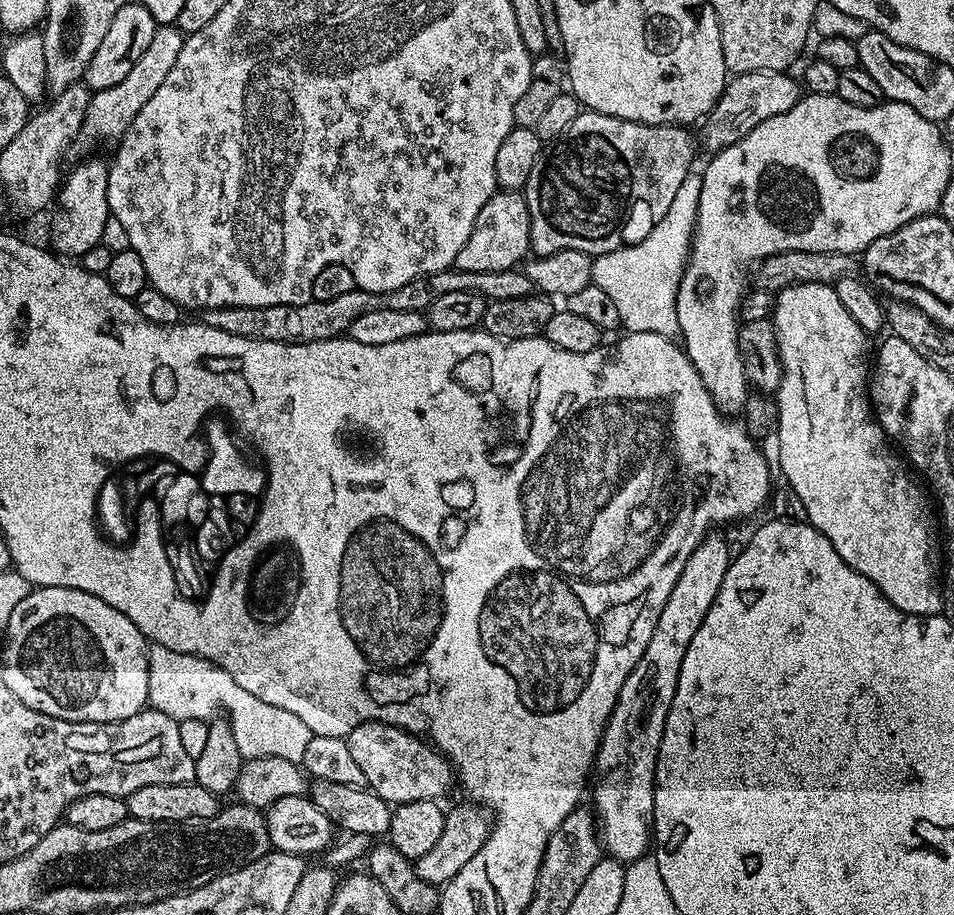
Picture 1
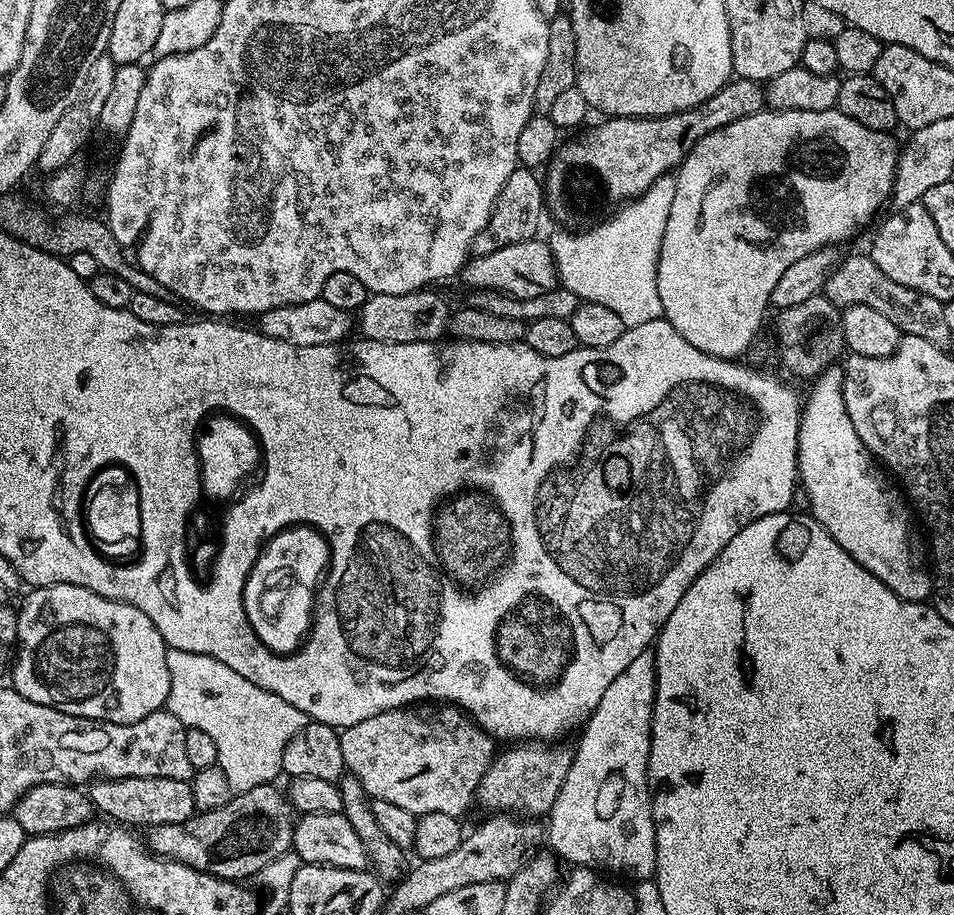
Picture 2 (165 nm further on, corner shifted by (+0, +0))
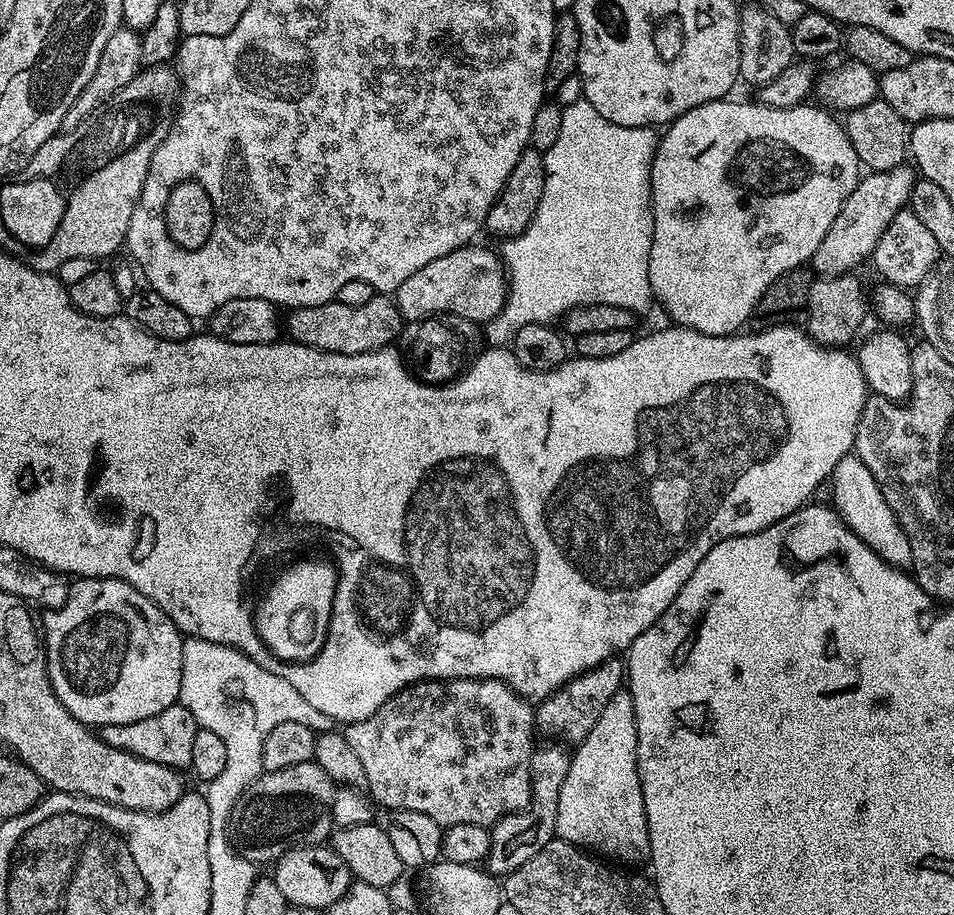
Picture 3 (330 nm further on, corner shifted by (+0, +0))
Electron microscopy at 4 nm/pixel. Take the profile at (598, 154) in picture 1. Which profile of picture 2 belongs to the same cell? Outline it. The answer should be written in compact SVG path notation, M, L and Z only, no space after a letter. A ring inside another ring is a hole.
M733 78L726 86L722 86L722 90L718 90L718 94L706 98L706 102L702 102L697 108L687 108L669 116L614 116L601 119L597 128L592 128L589 132L581 131L580 140L572 140L569 144L568 141L561 143L548 161L542 176L547 215L553 216L560 223L557 225L572 226L575 220L583 218L584 212L591 210L595 200L600 200L603 196L608 200L620 200L619 202L635 200L637 196L650 190L650 186L654 186L658 178L679 168L686 154L690 154L690 150L703 136L738 118L765 111L764 90L765 85L759 80Z

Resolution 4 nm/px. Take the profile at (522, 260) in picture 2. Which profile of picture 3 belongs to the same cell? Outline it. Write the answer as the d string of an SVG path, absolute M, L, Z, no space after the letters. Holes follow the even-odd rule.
M473 242L466 248L459 248L442 258L434 258L434 262L426 262L422 270L417 270L415 274L410 274L402 286L398 286L394 293L396 309L405 321L425 320L428 316L457 316L466 318L470 322L484 326L488 321L493 320L504 305L505 298L508 297L508 277L503 259L496 256L488 248L483 248L480 242Z

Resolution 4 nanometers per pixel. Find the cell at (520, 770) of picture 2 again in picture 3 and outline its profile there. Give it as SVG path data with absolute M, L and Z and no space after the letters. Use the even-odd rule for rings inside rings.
M613 658L586 670L535 705L536 732L545 732L548 735L545 737L555 738L569 746L581 744L586 734L590 734L594 722L598 722L606 702L610 702L610 698L614 698L614 694L620 692L625 684L626 664L623 659Z

